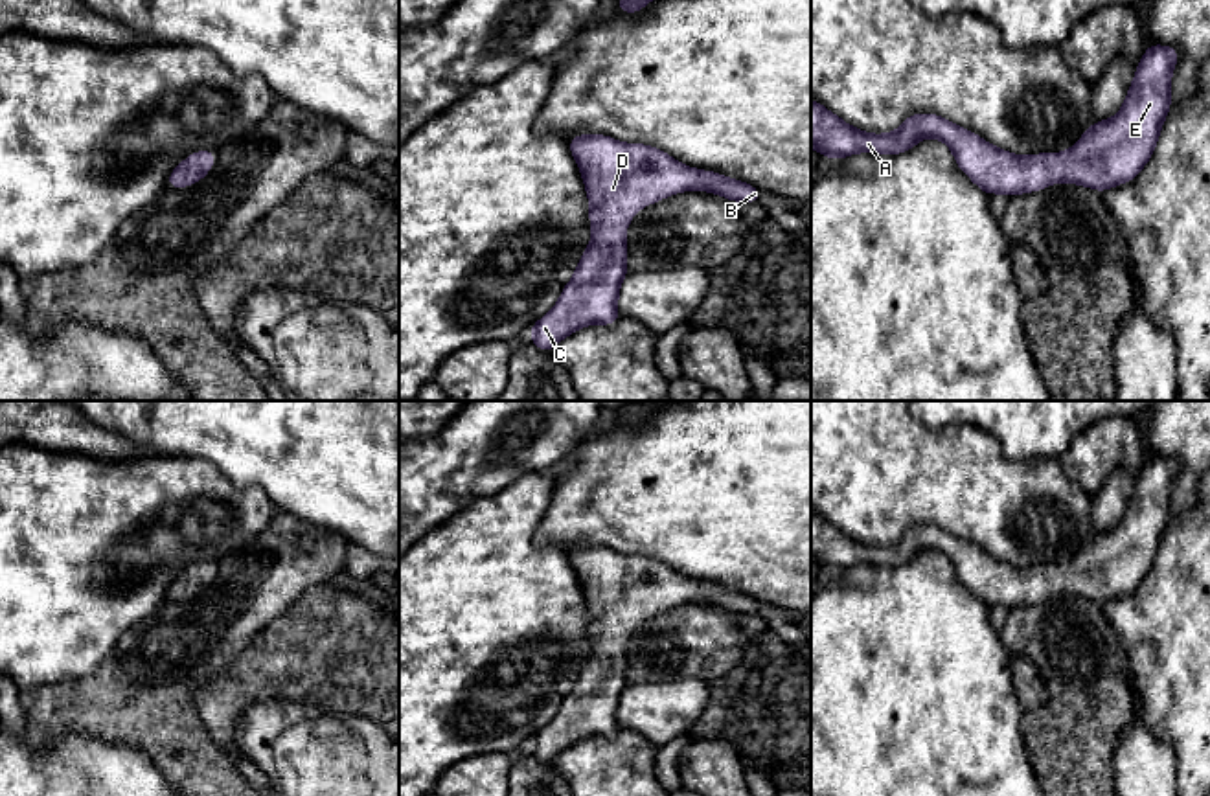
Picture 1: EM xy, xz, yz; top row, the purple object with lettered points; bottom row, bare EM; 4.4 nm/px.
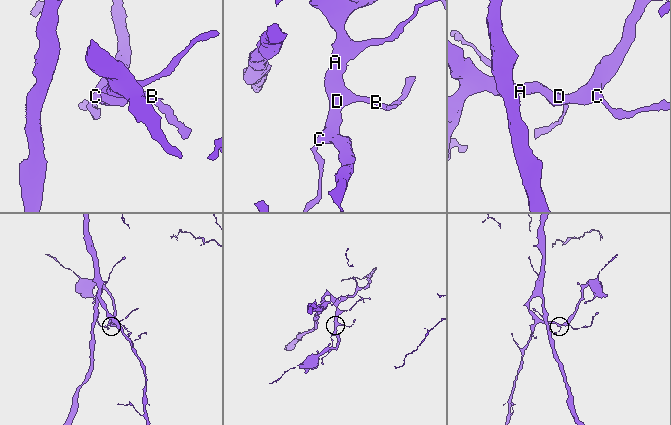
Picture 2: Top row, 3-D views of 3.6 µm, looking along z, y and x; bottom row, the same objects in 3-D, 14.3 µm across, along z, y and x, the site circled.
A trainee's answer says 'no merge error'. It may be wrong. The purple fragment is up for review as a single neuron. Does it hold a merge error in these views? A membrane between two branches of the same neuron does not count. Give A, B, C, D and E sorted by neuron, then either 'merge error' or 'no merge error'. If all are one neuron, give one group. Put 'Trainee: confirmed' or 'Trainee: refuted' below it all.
groups A B C D E; no merge error
Trainee: confirmed

